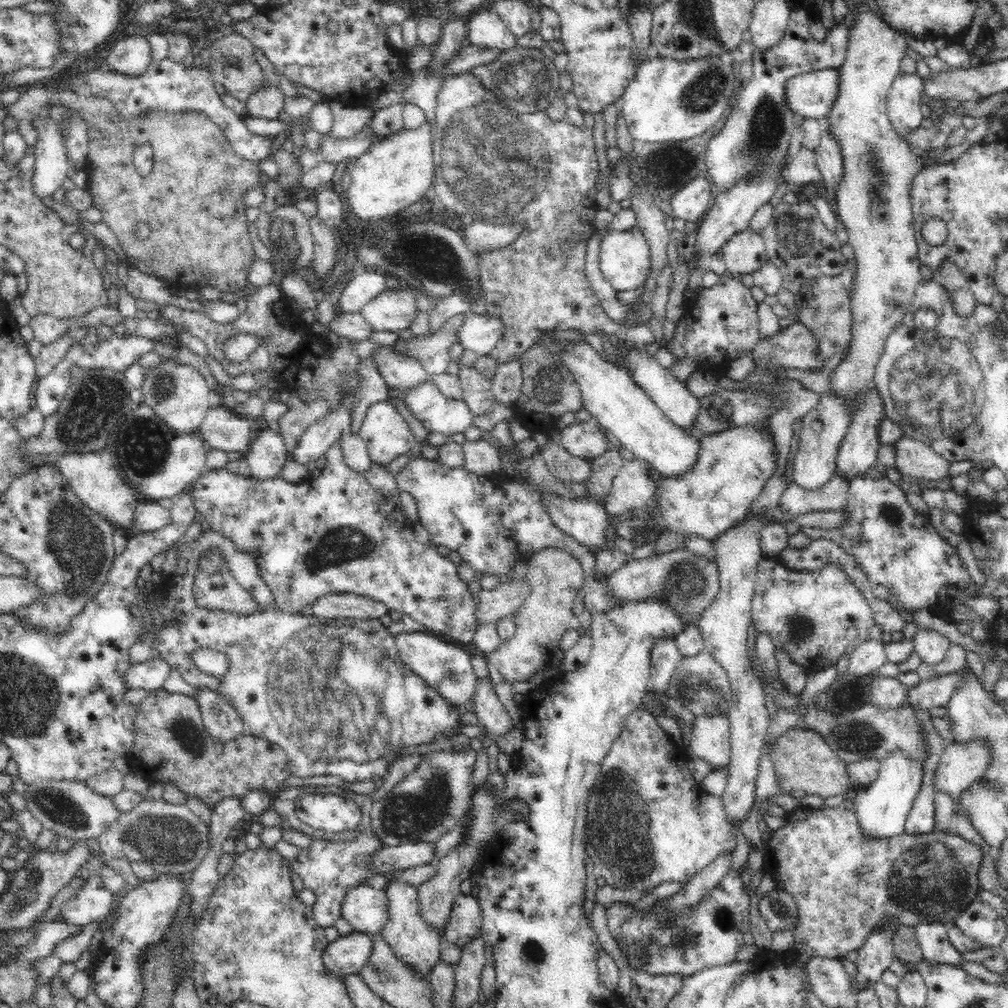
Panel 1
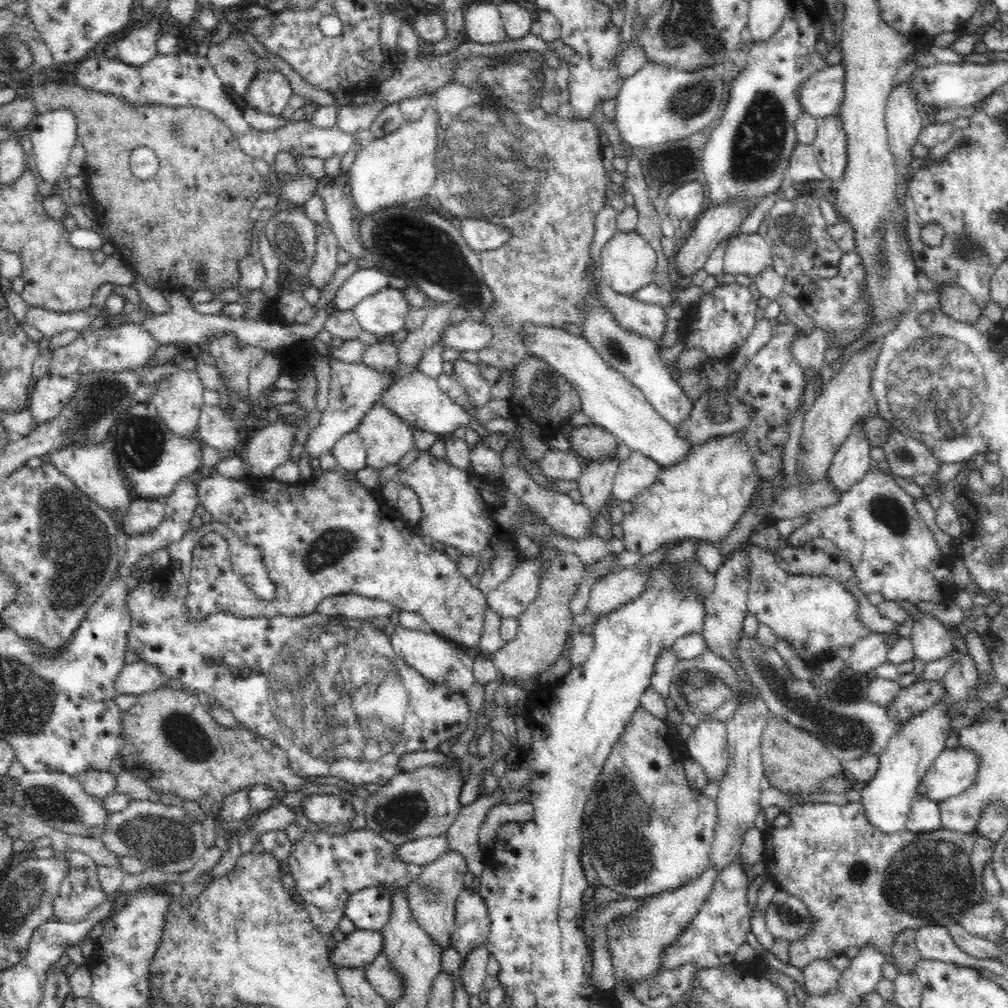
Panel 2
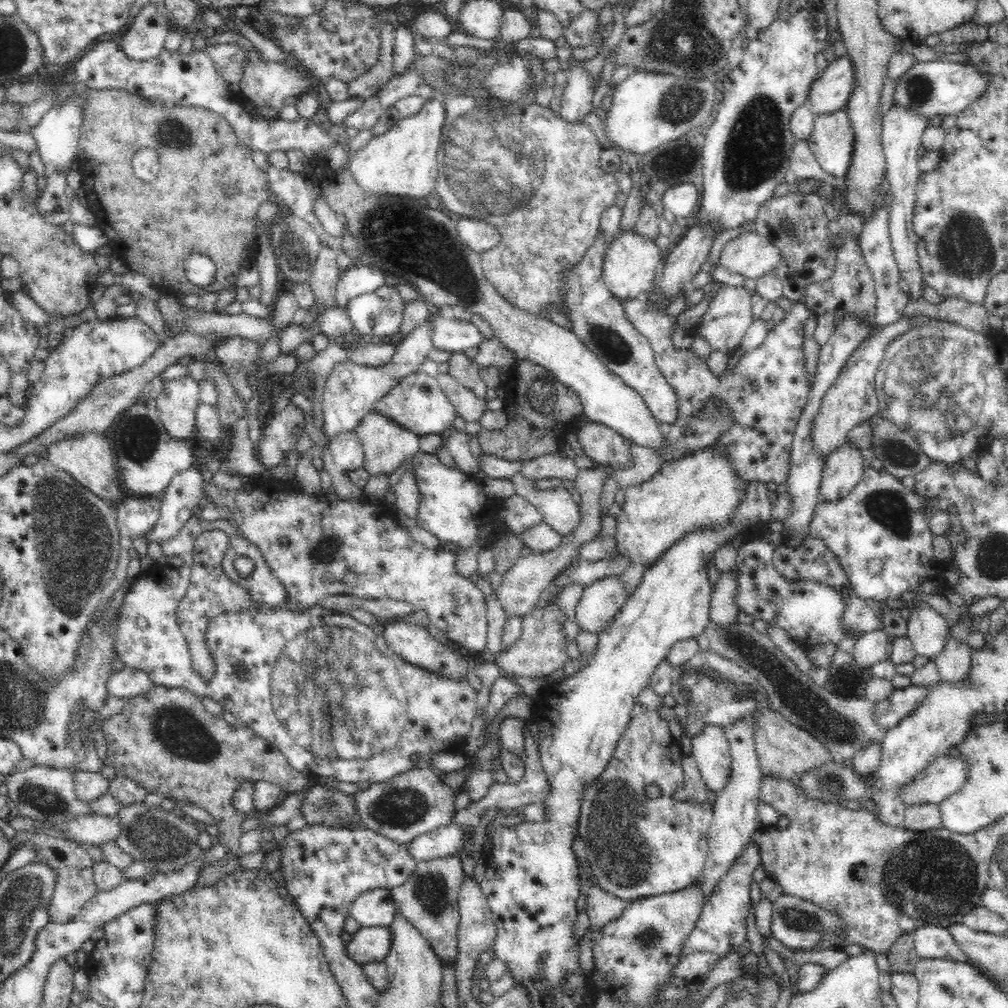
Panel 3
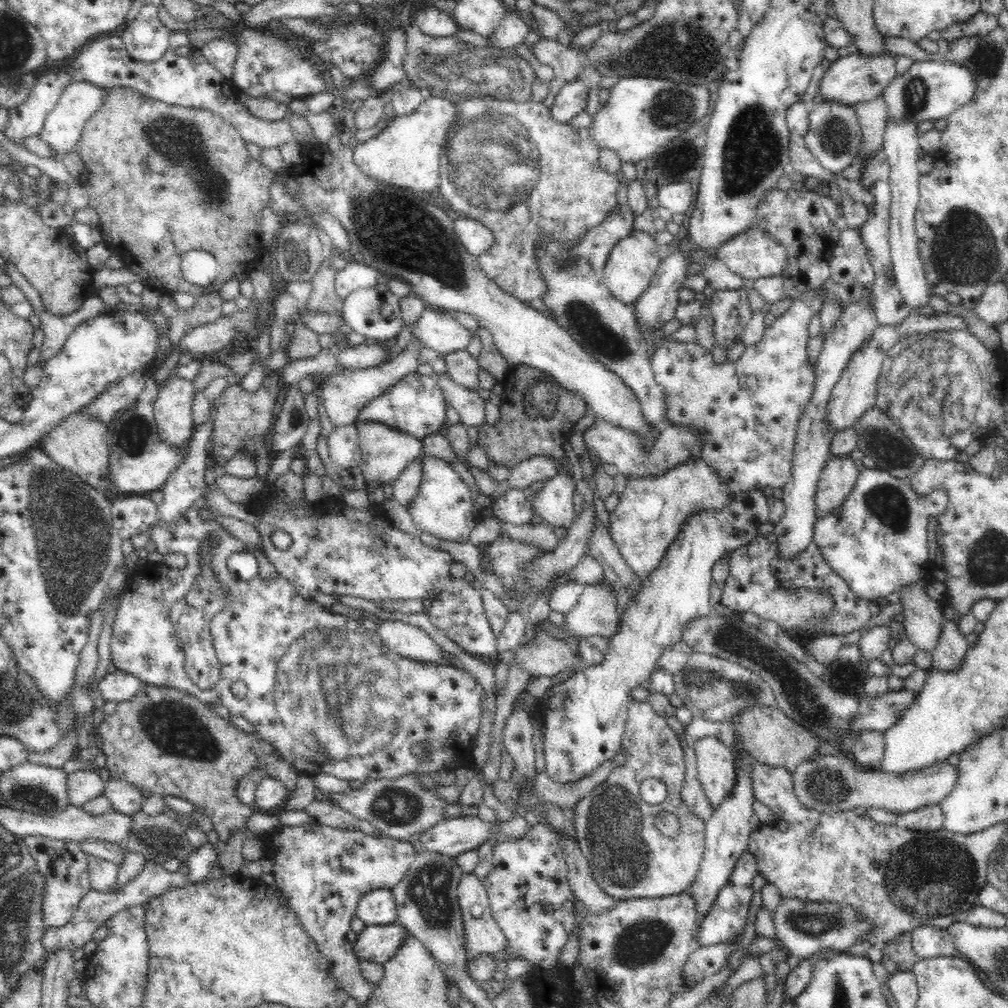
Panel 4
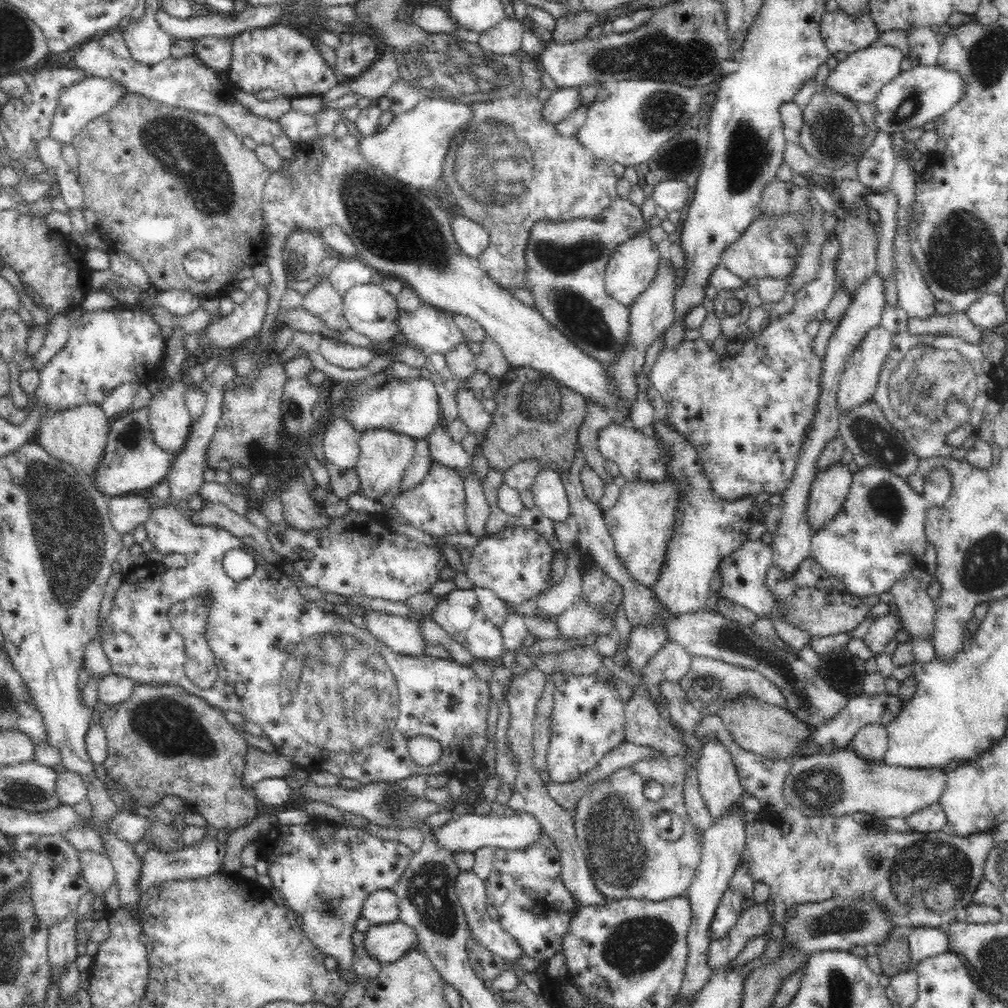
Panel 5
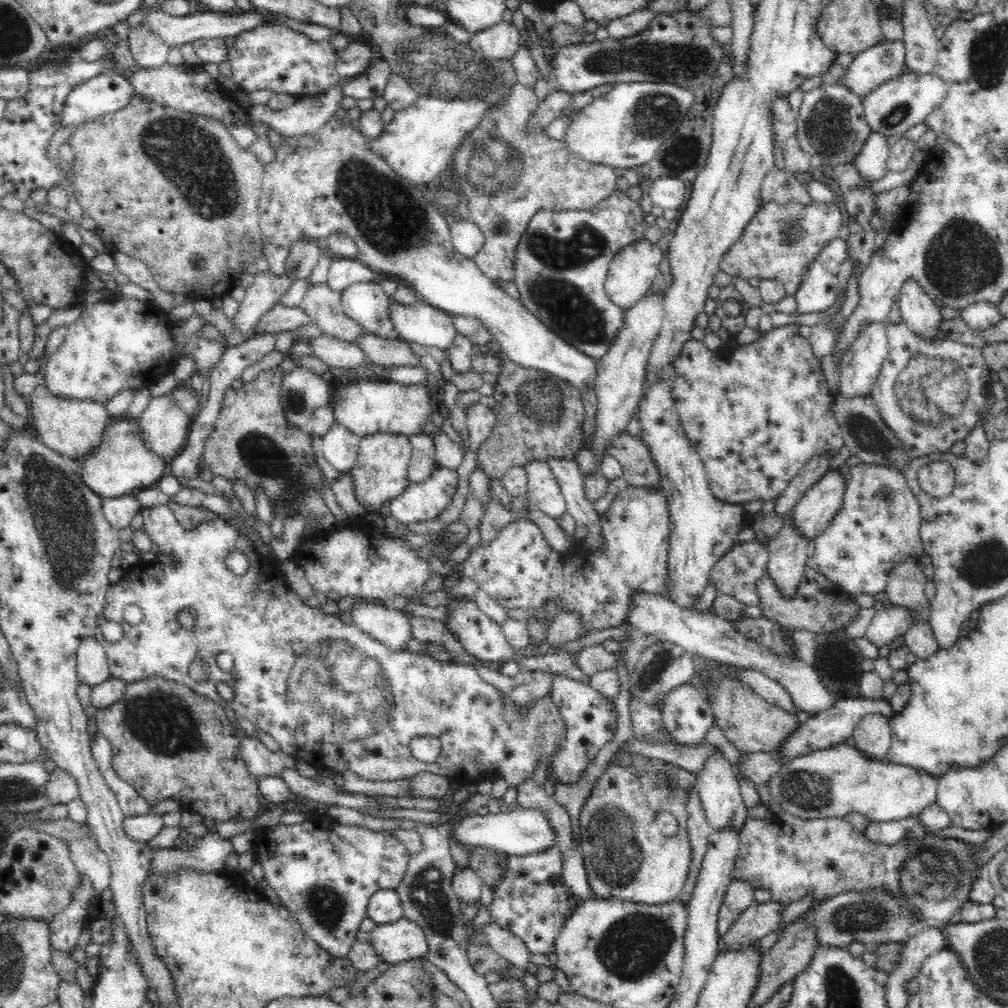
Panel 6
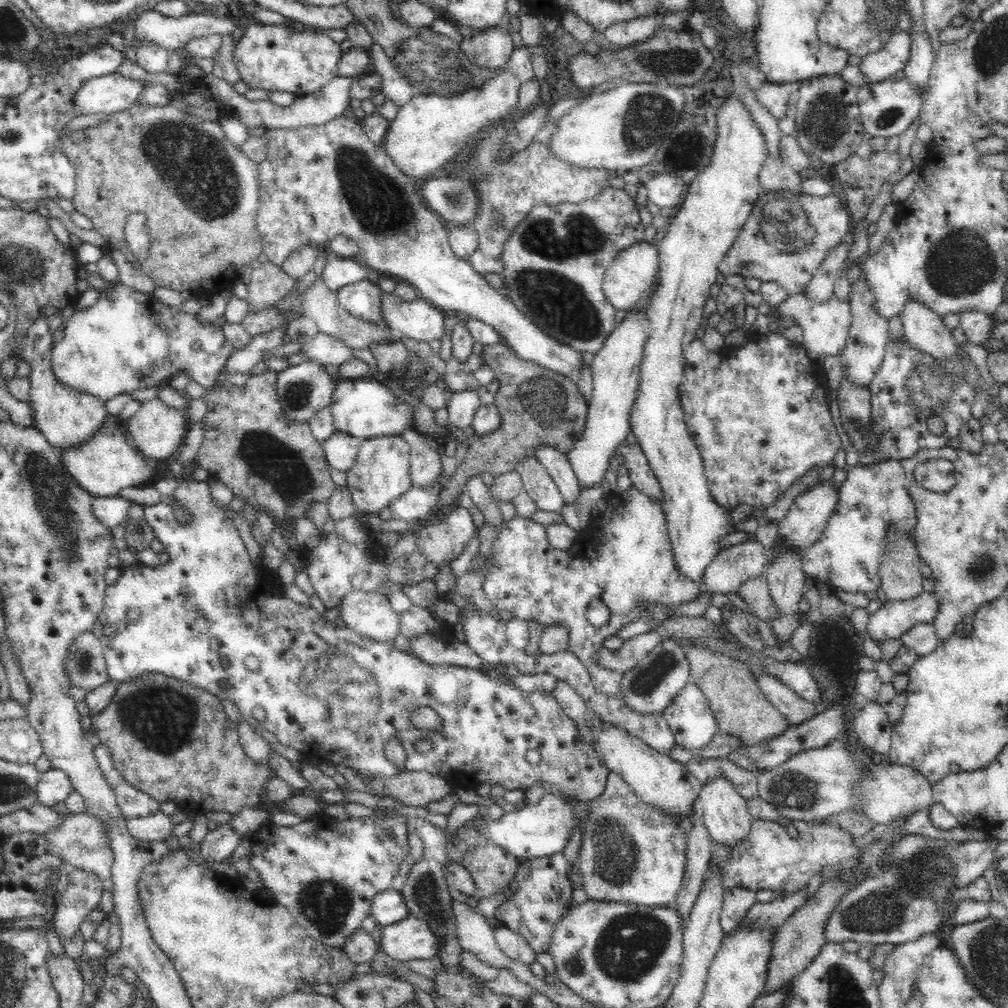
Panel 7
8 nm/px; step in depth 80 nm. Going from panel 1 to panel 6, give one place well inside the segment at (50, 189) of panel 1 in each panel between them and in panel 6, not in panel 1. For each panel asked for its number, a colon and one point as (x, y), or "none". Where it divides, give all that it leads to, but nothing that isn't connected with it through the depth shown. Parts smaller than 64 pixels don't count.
2: (53, 133)
3: (57, 134)
4: (77, 104)
5: (90, 97)
6: (108, 92)

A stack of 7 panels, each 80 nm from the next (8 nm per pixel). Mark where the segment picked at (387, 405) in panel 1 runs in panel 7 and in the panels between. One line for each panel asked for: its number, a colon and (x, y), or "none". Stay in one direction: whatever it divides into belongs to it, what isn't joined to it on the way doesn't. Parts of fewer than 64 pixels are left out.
2: (387, 438)
3: (386, 444)
4: (386, 451)
5: (384, 454)
6: (379, 473)
7: (381, 474)

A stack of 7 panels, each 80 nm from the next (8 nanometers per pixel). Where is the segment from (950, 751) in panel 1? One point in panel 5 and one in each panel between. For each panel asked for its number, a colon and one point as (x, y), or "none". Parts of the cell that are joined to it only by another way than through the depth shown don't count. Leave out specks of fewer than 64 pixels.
2: (953, 771)
3: (947, 774)
4: (828, 783)
5: (840, 782)

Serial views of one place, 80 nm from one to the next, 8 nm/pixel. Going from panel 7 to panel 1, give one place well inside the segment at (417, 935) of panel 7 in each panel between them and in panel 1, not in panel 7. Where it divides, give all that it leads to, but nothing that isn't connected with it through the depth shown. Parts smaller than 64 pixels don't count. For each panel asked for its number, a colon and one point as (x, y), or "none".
1: (347, 955)
2: (360, 947)
3: (367, 945)
4: (378, 944)
5: (386, 943)
6: (400, 941)

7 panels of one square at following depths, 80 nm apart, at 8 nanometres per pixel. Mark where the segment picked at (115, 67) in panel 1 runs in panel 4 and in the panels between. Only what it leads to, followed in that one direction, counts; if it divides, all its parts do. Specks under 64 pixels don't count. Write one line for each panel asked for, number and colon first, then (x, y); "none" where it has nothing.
2: (137, 48)
3: (144, 40)
4: (145, 38)

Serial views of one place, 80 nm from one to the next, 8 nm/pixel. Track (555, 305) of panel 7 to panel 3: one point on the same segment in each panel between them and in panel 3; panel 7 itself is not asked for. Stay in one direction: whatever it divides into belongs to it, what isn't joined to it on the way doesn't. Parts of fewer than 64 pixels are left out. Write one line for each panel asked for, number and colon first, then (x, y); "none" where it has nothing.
3: (598, 320)
4: (605, 326)
5: (566, 261)
6: (561, 262)

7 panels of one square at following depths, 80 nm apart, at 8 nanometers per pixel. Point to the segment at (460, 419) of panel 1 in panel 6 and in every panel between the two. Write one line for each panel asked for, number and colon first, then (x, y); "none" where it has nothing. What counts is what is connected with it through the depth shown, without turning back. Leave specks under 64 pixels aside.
2: (417, 399)
3: (417, 402)
4: (416, 404)
5: (411, 407)
6: (363, 407)

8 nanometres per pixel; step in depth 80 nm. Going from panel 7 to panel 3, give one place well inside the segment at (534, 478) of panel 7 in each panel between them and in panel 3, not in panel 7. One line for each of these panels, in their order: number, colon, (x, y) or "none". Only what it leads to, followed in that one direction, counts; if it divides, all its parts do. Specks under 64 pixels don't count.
3: (560, 512)
4: (554, 504)
5: (550, 496)
6: (544, 491)

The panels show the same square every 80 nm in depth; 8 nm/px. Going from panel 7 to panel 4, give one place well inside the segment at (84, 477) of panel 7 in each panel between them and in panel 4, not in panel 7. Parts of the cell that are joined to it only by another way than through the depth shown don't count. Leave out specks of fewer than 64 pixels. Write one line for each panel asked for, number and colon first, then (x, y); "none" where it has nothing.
4: (140, 462)
5: (133, 463)
6: (123, 463)

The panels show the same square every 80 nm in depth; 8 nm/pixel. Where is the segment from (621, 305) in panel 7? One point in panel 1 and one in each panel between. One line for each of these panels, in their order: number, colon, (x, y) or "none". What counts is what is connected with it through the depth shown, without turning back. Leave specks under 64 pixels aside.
1: (624, 255)
2: (628, 261)
3: (631, 262)
4: (633, 261)
5: (633, 264)
6: (630, 274)

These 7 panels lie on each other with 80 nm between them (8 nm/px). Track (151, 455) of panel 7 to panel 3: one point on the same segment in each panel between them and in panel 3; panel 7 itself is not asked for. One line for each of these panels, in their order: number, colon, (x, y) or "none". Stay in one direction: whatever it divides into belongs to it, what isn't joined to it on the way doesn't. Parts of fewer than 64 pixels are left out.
3: (177, 403)
4: (173, 409)
5: (171, 422)
6: (164, 425)

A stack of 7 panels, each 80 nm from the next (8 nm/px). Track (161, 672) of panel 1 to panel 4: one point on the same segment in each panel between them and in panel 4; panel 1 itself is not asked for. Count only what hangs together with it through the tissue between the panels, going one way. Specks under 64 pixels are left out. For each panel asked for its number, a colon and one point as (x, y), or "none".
2: (139, 677)
3: (125, 682)
4: (118, 685)

